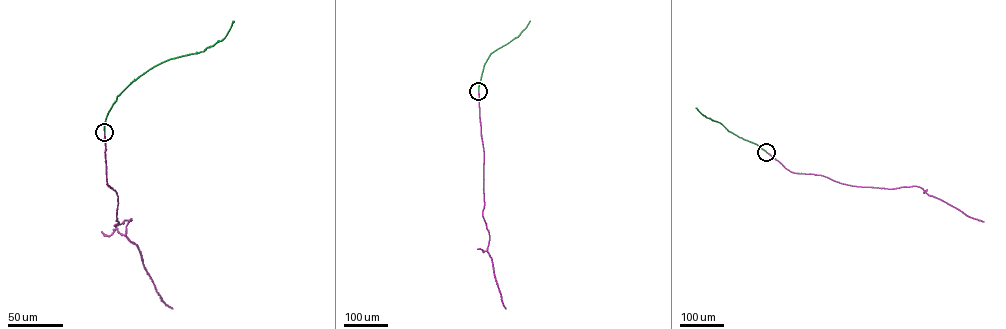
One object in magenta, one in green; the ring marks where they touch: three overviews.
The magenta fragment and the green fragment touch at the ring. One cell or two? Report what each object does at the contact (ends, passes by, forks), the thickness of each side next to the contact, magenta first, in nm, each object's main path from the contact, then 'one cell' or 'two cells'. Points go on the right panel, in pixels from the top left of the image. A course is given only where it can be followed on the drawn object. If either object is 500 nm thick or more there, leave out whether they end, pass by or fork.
magenta ends; green ends; calibres 280 and 300 nm; course magenta (766, 151), (794, 173), (822, 175), (860, 187), (919, 186), (928, 195), (983, 221); course green (766, 151), (696, 108); one cell

